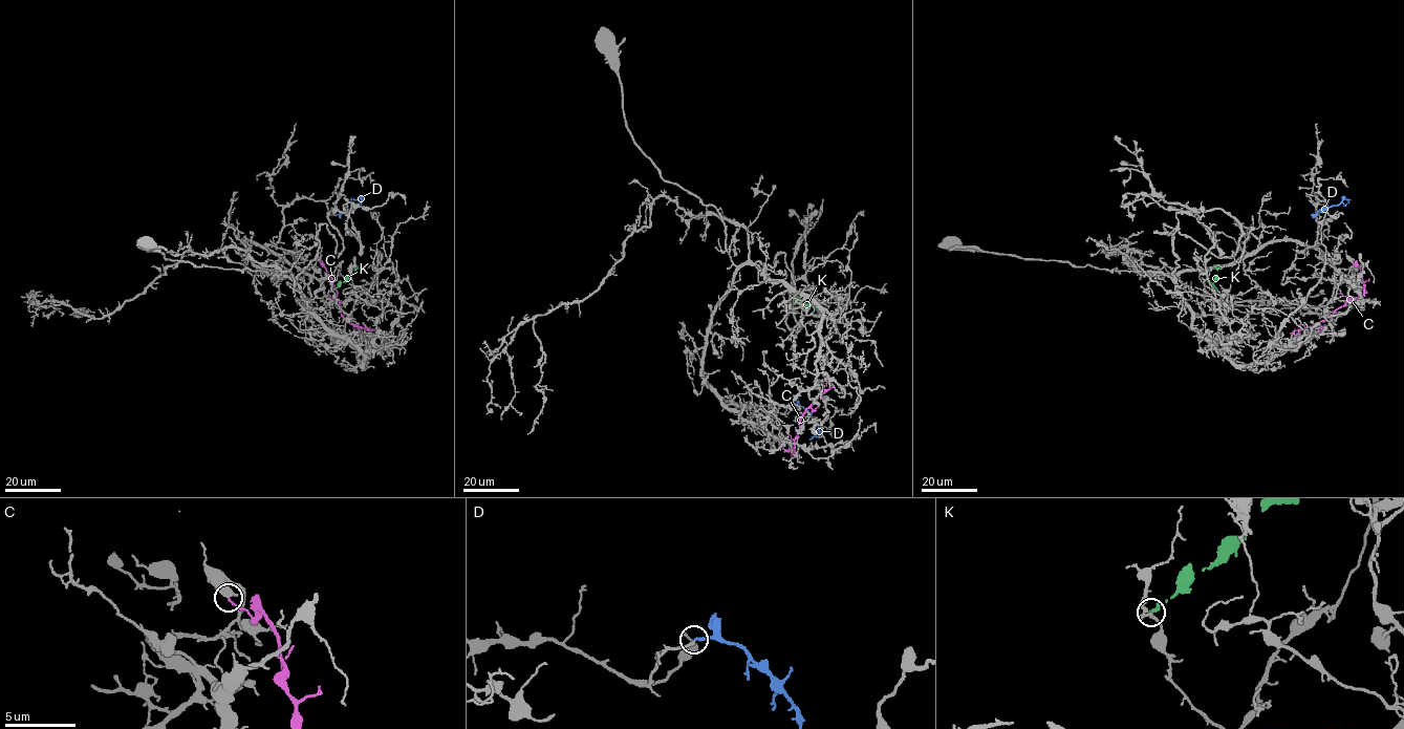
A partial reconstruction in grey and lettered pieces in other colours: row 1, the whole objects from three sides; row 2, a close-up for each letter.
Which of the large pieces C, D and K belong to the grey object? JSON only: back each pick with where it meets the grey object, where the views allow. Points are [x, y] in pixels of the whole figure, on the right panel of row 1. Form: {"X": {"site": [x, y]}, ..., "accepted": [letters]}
{"D": {"site": [1316, 215]}, "accepted": ["D"]}

